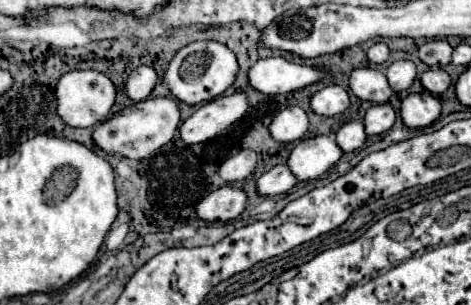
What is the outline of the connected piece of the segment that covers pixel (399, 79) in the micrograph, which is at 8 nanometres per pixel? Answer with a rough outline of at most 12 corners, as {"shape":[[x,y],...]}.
{"shape":[[395,61],[385,71],[395,93],[409,89],[417,71],[411,61]]}

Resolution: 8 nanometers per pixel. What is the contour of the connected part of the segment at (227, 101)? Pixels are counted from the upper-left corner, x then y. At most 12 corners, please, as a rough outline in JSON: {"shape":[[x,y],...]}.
{"shape":[[243,93],[199,107],[179,125],[185,145],[217,137],[247,111]]}

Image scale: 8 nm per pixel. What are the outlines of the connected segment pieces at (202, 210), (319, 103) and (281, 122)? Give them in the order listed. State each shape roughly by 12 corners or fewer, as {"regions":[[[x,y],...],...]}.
{"regions":[[[219,187],[203,197],[199,219],[231,221],[245,209],[241,189]],[[327,85],[311,97],[311,111],[335,117],[349,107],[339,85]],[[287,107],[269,125],[279,143],[307,133],[307,113]]]}

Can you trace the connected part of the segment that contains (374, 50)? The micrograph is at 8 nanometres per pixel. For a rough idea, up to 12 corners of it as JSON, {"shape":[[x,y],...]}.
{"shape":[[375,43],[367,49],[367,59],[373,65],[389,59],[389,47]]}

